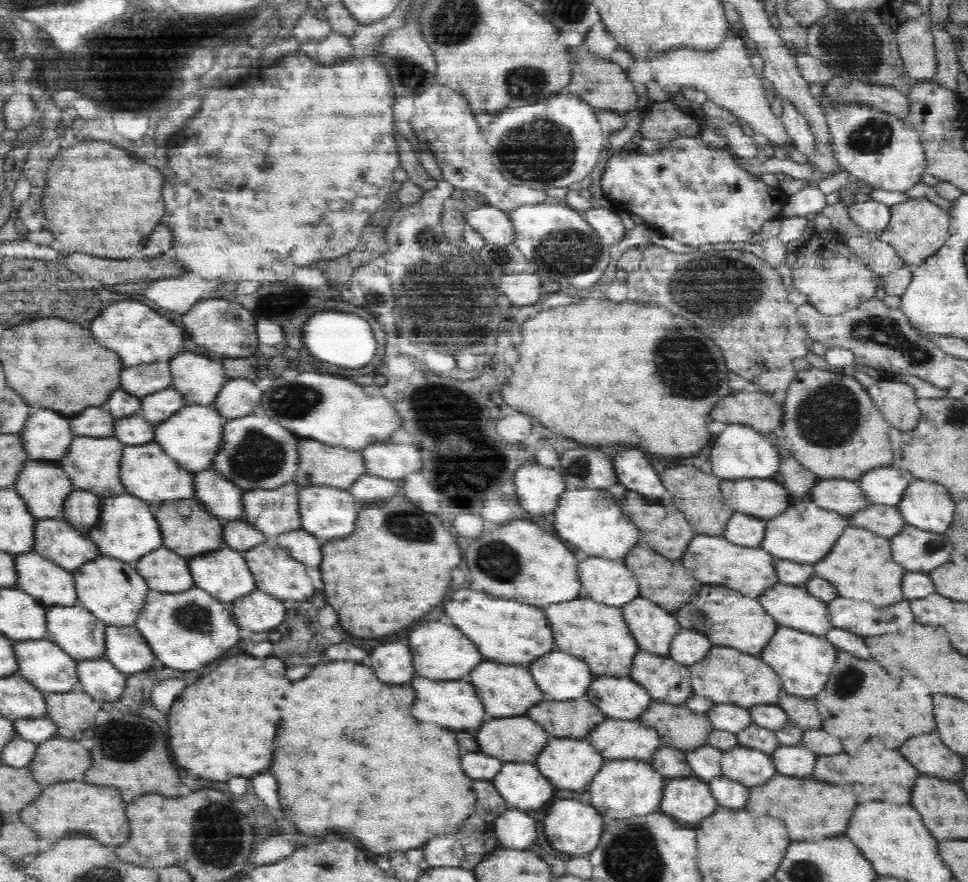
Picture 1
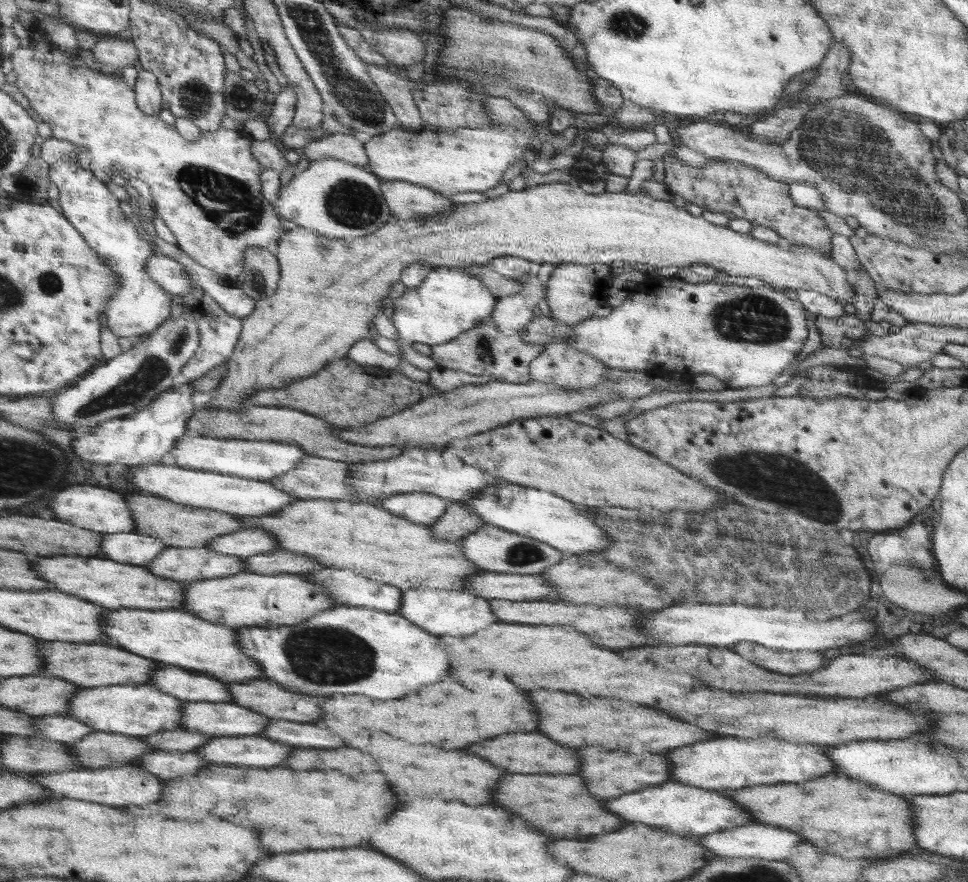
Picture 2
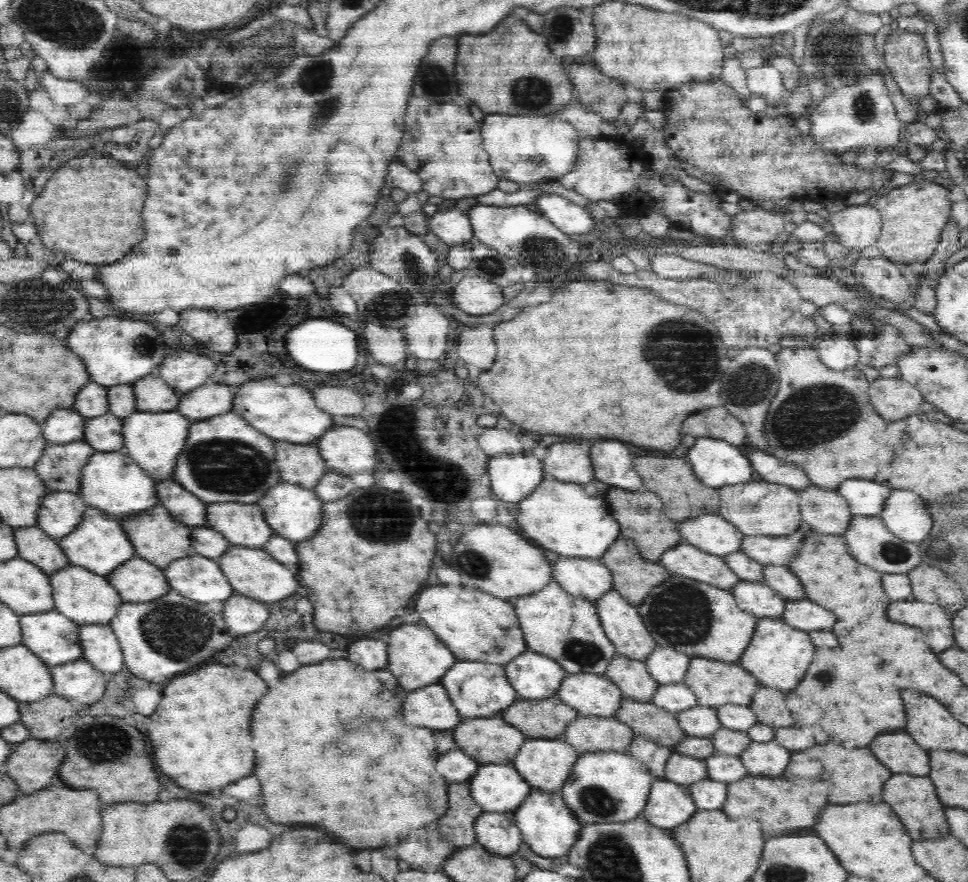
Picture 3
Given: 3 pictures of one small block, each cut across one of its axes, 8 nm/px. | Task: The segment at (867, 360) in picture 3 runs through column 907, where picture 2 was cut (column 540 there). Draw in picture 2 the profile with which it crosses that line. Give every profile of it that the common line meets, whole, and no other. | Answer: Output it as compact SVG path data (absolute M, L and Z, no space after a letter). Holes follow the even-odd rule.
M490 316L482 319L469 331L462 332L456 339L433 345L429 357L437 362L438 368L464 371L471 376L490 375L501 381L522 384L530 381L528 365L546 348L546 343L526 343L518 334L504 335L498 331L493 317Z

